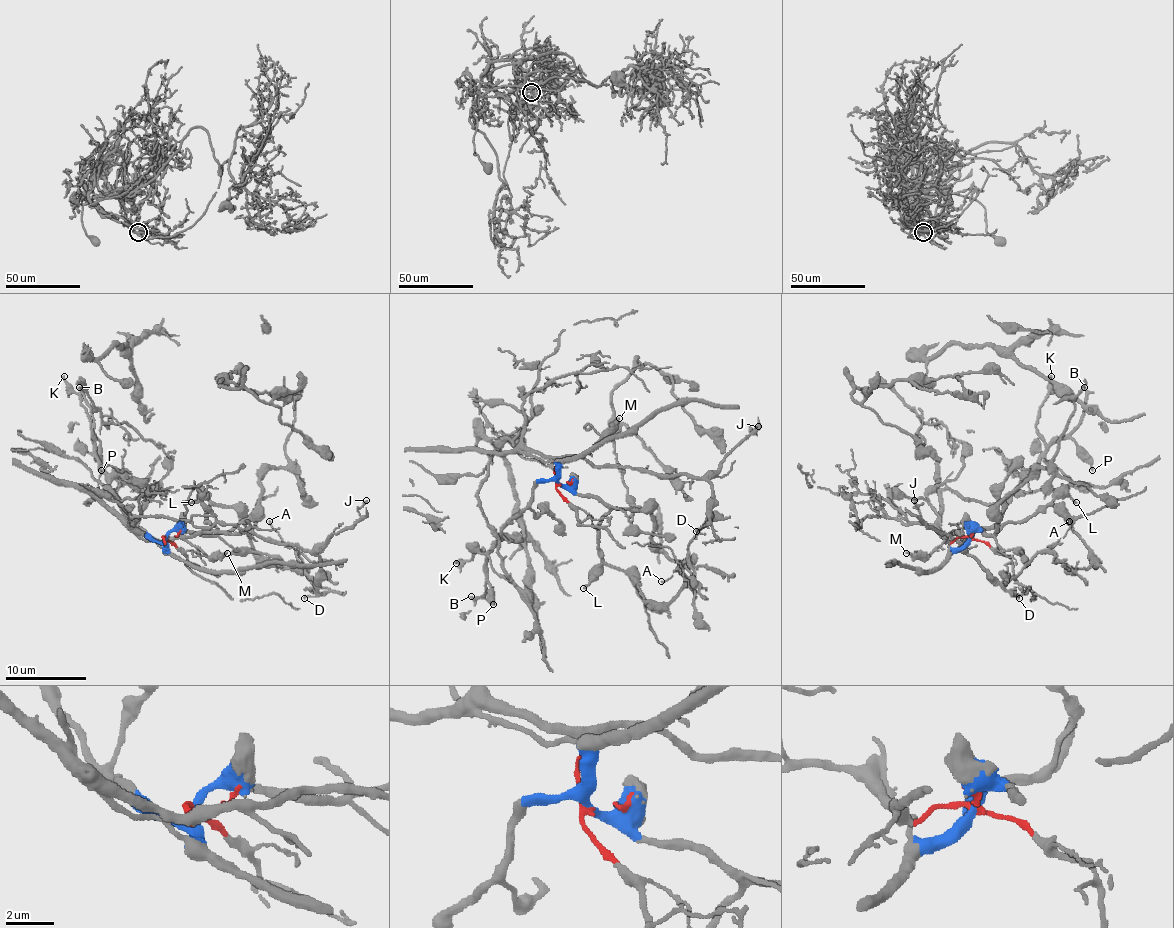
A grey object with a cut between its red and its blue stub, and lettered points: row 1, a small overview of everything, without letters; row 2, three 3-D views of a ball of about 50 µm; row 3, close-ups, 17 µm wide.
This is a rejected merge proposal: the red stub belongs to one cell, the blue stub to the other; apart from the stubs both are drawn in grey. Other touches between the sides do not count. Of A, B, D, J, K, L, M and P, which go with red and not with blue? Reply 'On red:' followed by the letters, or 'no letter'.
On red: A, D, J, M

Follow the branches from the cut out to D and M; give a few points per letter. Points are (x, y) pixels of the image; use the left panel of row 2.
D: (165, 538), (249, 532), (308, 548), (320, 560), (320, 586), (314, 597), (304, 599)
M: (165, 538), (163, 536), (163, 540), (185, 538), (207, 556), (227, 552)

